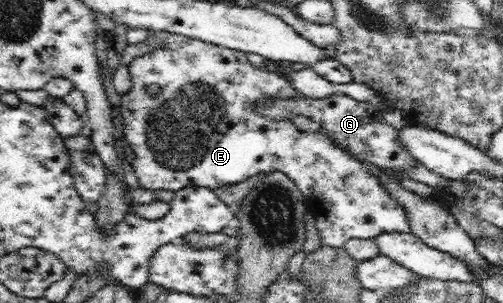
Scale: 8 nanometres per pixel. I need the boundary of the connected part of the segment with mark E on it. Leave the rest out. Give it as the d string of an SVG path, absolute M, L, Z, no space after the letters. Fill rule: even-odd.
M163 31L151 32L151 36L144 42L150 47L150 52L142 56L136 57L130 64L130 75L132 75L132 88L128 90L126 94L122 94L122 105L120 106L120 113L123 117L123 133L124 138L130 144L135 157L133 159L132 166L135 170L135 175L139 181L141 188L151 191L157 190L172 190L177 192L186 186L204 186L212 190L216 190L219 186L226 186L226 184L236 184L236 182L242 182L261 173L271 173L274 171L280 171L287 174L295 183L296 186L302 191L305 196L305 205L307 210L310 211L316 220L316 226L318 228L318 234L322 245L339 248L345 247L346 242L354 238L376 238L379 234L387 232L410 232L410 223L408 223L408 215L404 211L404 207L396 201L396 198L390 197L390 193L380 185L380 181L364 167L364 163L356 157L352 157L350 153L346 153L344 149L338 145L332 143L328 136L324 135L322 131L318 129L312 129L308 133L301 131L290 120L272 120L266 118L260 113L254 112L256 108L256 102L263 100L265 104L268 104L270 100L290 100L297 94L297 90L291 85L291 82L287 79L286 75L276 69L266 65L260 67L253 66L246 57L246 53L241 50L232 50L223 48L211 44L210 42L202 42L194 38L180 36L180 34L172 34ZM150 84L158 84L159 93L153 97L148 96L146 88Z

